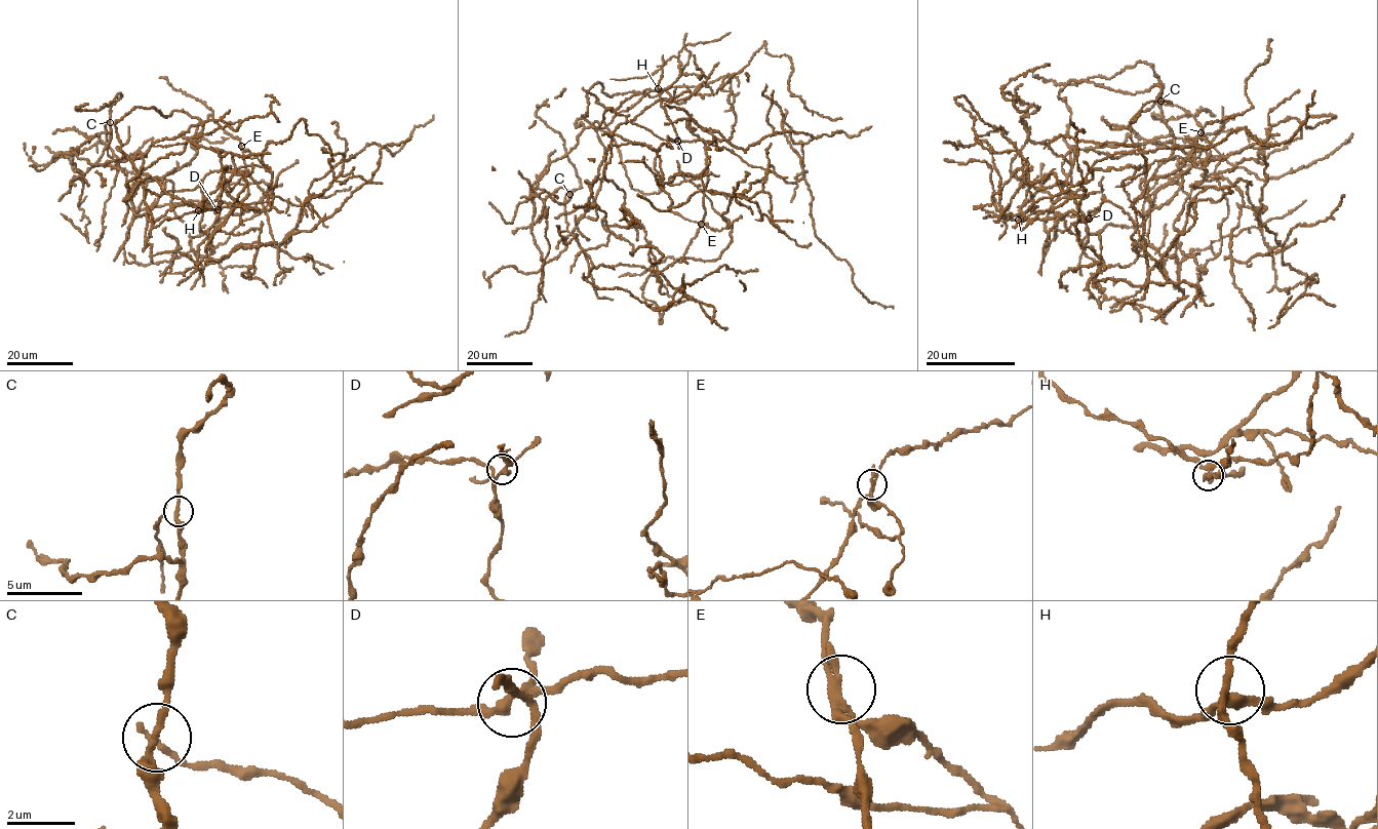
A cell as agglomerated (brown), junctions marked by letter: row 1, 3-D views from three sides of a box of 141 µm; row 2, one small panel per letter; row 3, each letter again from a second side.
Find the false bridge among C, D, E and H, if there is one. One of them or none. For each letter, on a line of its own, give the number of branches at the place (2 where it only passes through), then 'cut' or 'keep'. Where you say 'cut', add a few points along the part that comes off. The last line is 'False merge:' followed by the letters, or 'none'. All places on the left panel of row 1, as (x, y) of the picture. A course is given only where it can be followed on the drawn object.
C: 4 | keep
D: 3 | keep
E: 4 | cut | (241, 146), (272, 172), (252, 163), (226, 171), (218, 186)
H: 4 | keep
False merge: E

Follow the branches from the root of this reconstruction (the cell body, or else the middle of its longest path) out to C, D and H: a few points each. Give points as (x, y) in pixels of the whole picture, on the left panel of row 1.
C: (291, 203), (271, 196), (186, 212), (154, 227), (133, 163), (146, 155), (110, 156), (110, 122)
D: (291, 203), (271, 196), (266, 202), (218, 209)
H: (291, 203), (271, 196), (266, 202), (198, 210)

